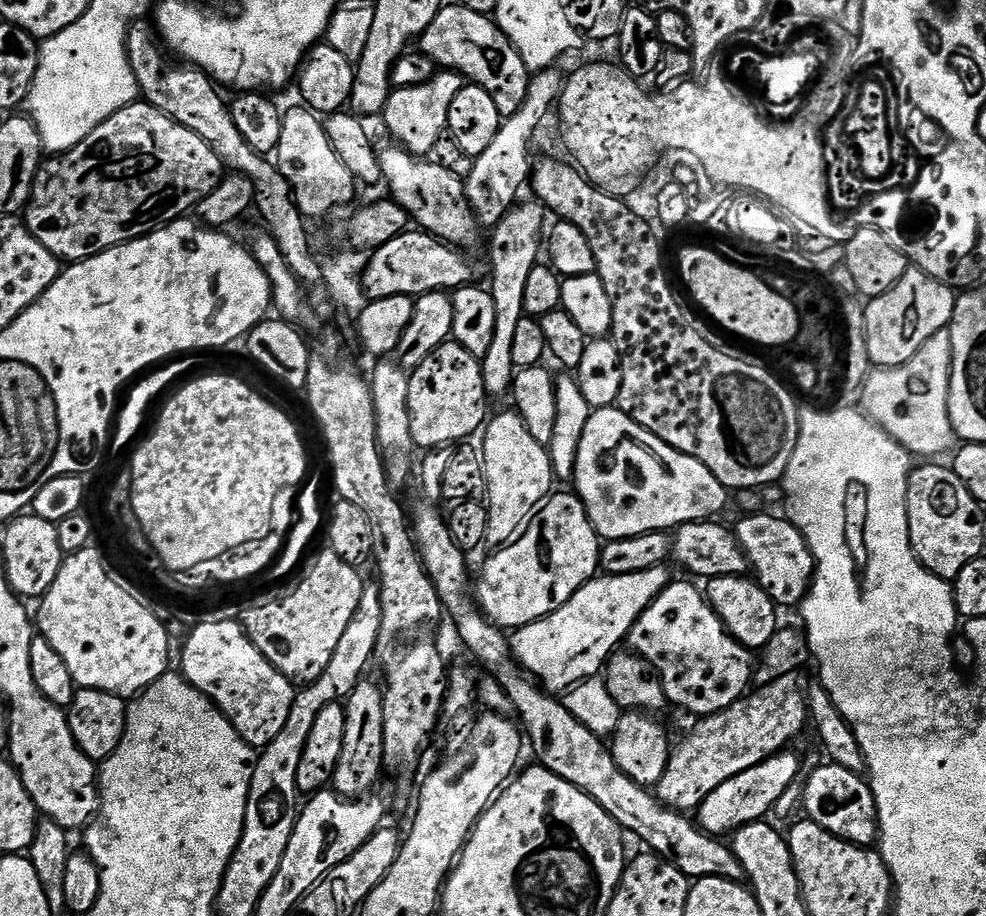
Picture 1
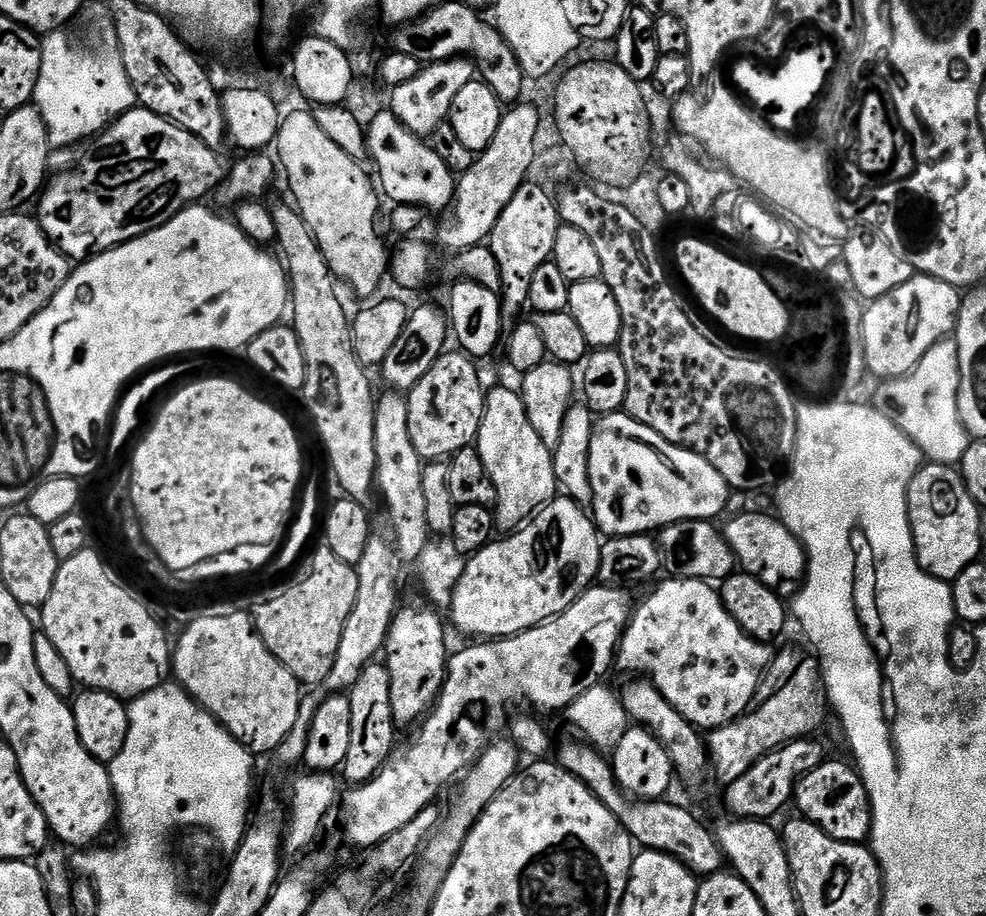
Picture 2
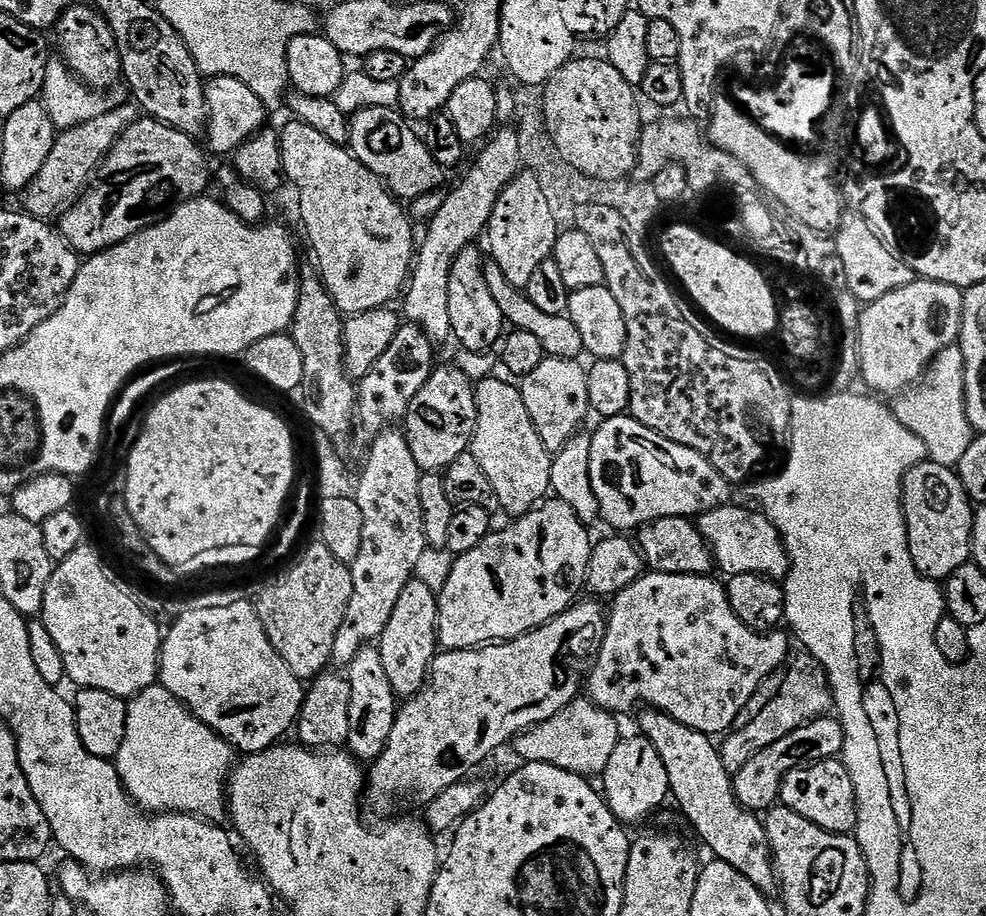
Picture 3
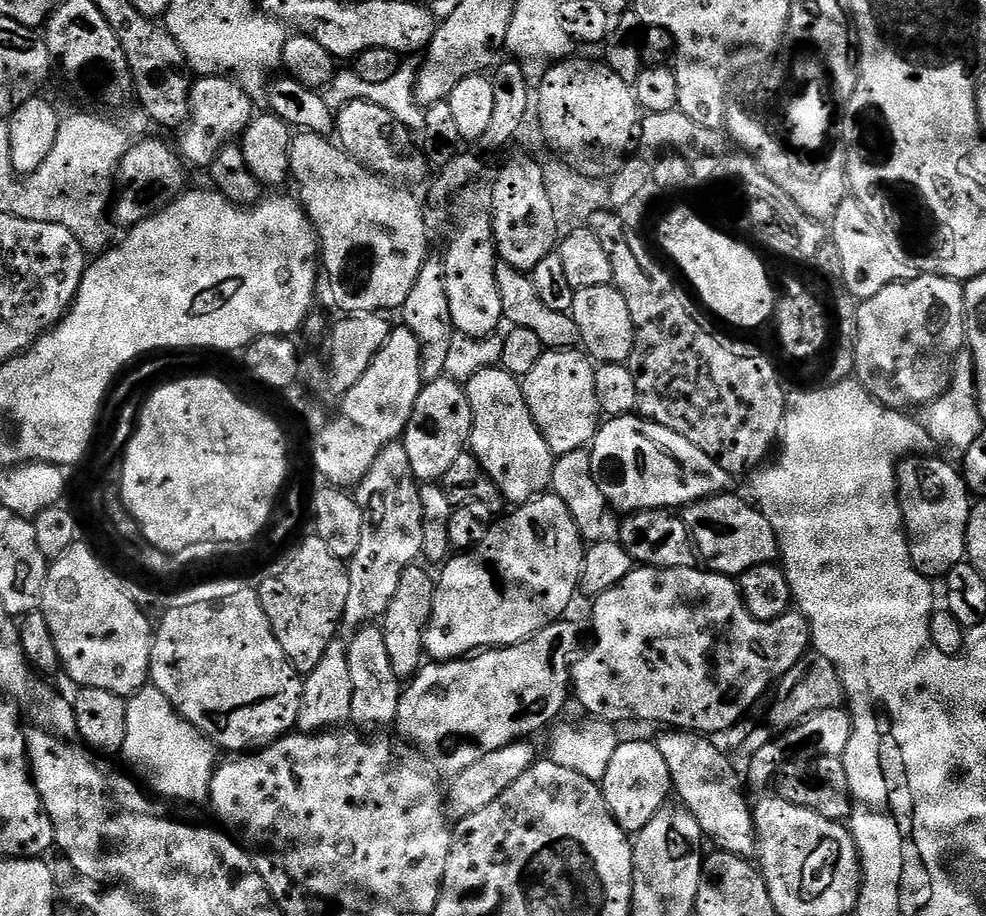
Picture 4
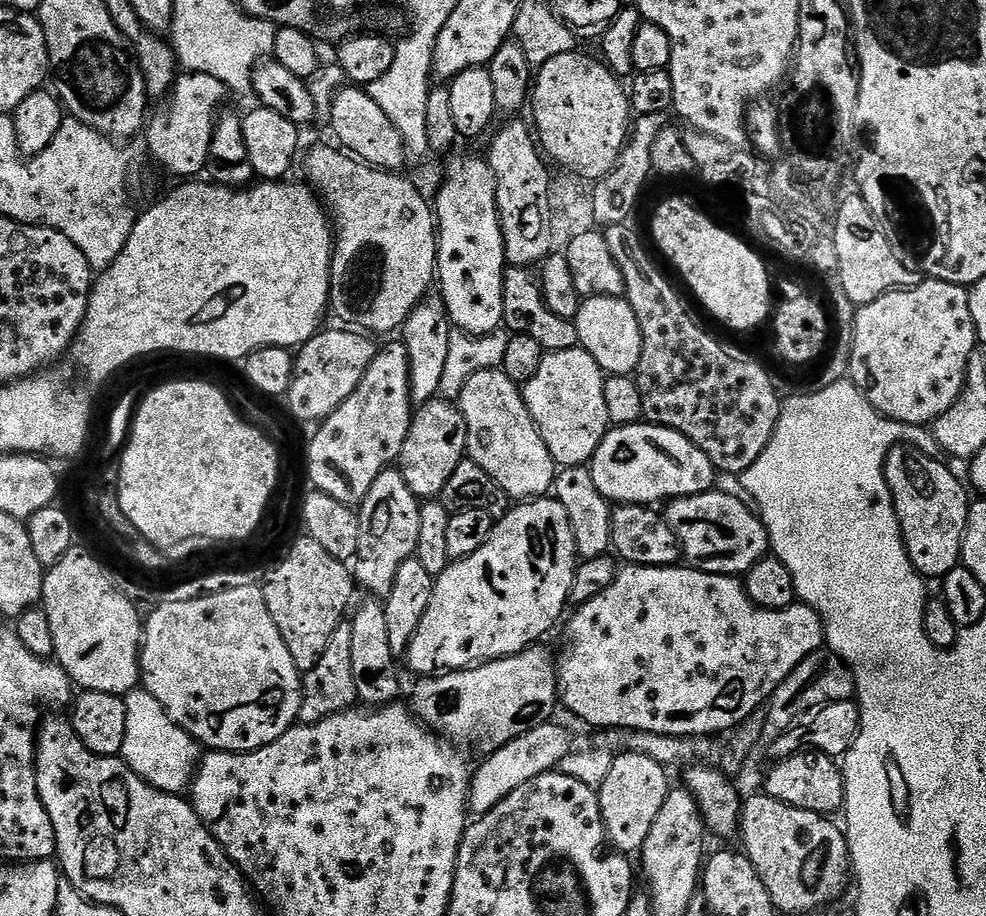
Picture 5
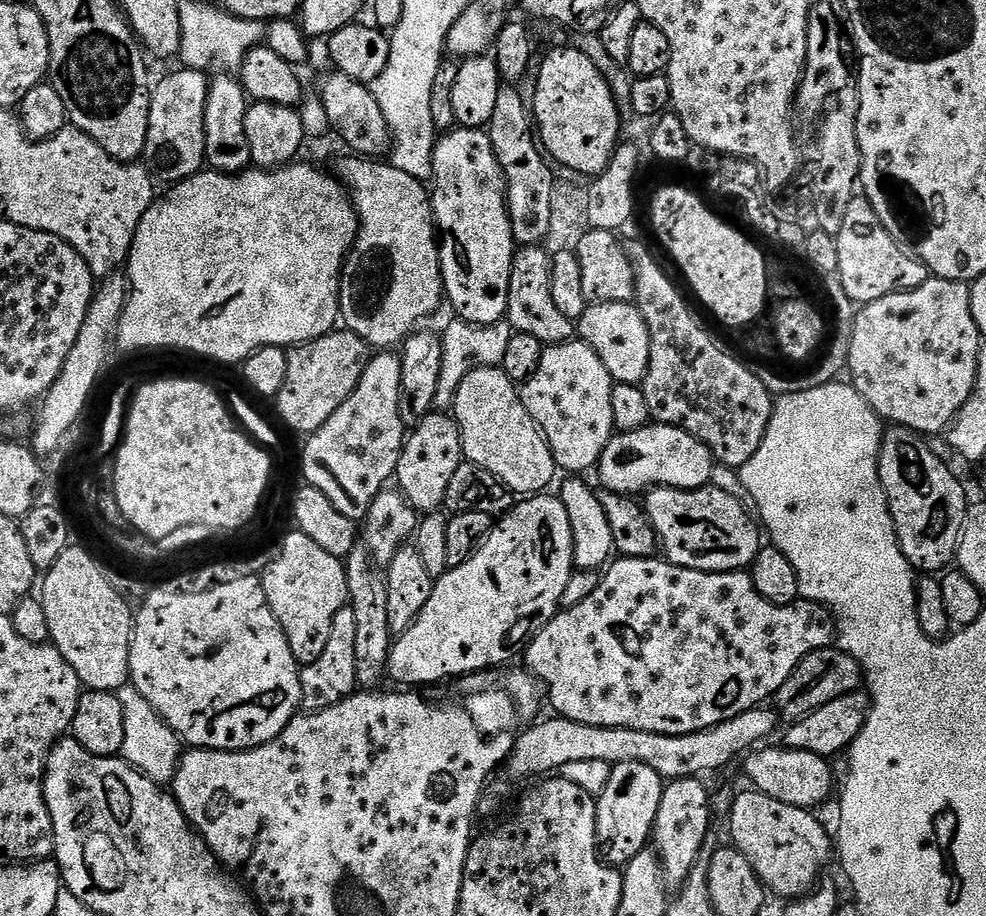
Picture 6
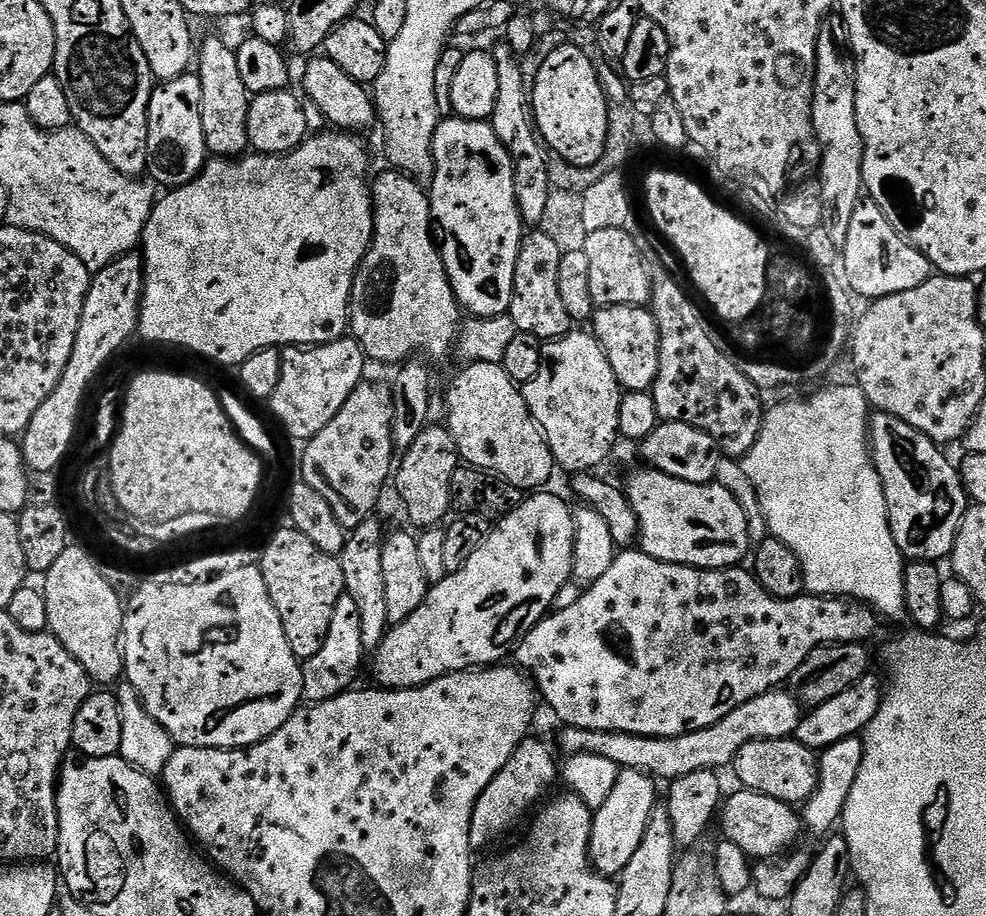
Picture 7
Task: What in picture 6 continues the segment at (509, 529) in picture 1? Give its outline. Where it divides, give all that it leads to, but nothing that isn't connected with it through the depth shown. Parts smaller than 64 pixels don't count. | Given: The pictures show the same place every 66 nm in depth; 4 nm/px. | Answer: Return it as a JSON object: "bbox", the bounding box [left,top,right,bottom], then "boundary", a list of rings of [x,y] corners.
{"bbox":[454,368,558,498],"boundary":[[[479,368],[464,379],[456,395],[454,419],[462,434],[464,460],[467,463],[482,466],[482,470],[494,474],[494,478],[501,480],[512,493],[524,498],[544,494],[551,489],[548,487],[551,486],[552,479],[558,475],[552,451],[534,418],[530,418],[520,397],[520,388],[507,376],[503,368]]]}

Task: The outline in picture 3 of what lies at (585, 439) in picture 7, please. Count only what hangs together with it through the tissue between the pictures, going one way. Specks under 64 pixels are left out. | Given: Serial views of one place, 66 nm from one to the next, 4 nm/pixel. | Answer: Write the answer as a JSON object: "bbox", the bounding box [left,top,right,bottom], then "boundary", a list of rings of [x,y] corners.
{"bbox":[519,356,590,454],"boundary":[[[549,356],[530,374],[519,381],[522,402],[526,402],[526,414],[542,438],[549,454],[555,454],[570,442],[570,438],[585,427],[584,419],[590,416],[588,407],[588,373],[580,360],[563,360]]]}

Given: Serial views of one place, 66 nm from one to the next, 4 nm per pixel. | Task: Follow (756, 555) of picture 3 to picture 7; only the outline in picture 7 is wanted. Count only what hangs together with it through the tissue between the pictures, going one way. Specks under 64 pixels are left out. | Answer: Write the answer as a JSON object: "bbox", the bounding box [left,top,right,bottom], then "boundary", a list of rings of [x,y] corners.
{"bbox":[626,466,753,570],"boundary":[[[640,466],[628,476],[626,499],[640,528],[639,551],[664,564],[685,564],[688,568],[709,570],[734,568],[753,547],[746,514],[738,498],[721,484],[695,484],[657,472],[655,468]]]}

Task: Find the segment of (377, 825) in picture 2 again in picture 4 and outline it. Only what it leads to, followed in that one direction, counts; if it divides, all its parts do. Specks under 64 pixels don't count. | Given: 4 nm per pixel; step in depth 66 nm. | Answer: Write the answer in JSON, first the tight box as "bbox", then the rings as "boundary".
{"bbox":[395,618,581,773],"boundary":[[[561,618],[534,633],[529,640],[511,644],[508,648],[489,648],[475,653],[471,658],[425,663],[403,685],[395,731],[400,731],[401,738],[409,740],[413,744],[409,745],[437,773],[463,772],[480,758],[485,758],[486,754],[502,750],[507,744],[532,738],[535,732],[542,731],[544,727],[547,729],[557,719],[555,716],[563,710],[564,703],[570,700],[572,666],[581,651],[579,648],[579,626],[571,624],[568,618]]]}

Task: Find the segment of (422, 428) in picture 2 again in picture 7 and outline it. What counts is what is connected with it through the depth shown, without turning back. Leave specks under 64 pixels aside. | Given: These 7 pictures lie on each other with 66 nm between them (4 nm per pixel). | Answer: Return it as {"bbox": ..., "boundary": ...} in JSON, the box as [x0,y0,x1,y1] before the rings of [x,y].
{"bbox":[394,426,461,530],"boundary":[[[429,426],[414,438],[409,448],[403,449],[398,467],[394,472],[396,492],[404,503],[404,512],[416,530],[437,527],[447,512],[452,508],[452,491],[450,482],[454,478],[456,469],[461,467],[460,451],[456,439],[444,426]]]}

